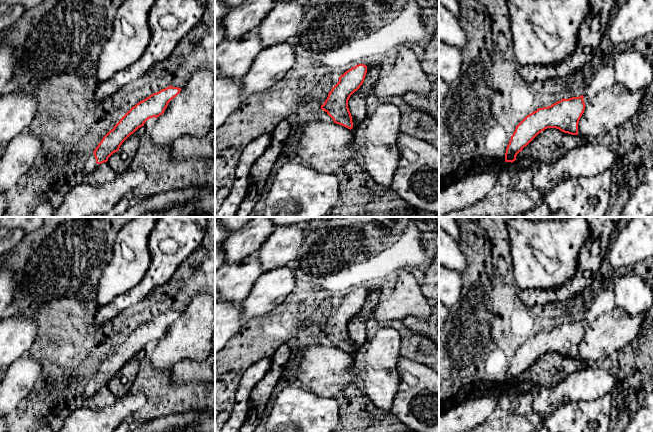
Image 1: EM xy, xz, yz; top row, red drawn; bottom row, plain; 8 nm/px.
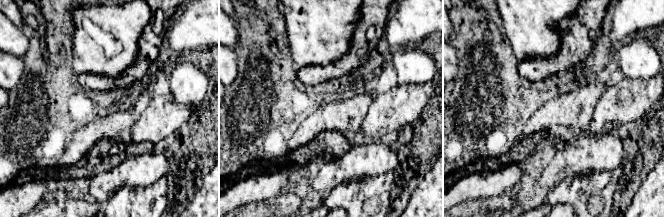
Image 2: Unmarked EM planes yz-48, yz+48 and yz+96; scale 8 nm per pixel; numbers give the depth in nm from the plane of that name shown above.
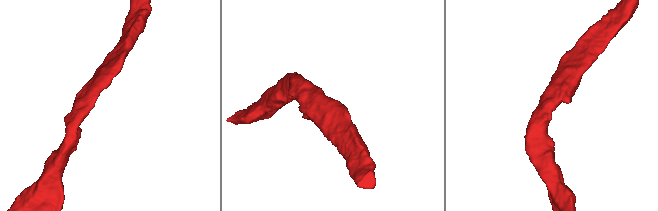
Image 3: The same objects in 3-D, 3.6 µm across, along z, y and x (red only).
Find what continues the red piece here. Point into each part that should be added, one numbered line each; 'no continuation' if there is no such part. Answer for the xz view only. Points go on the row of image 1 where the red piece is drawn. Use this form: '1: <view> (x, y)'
no continuation

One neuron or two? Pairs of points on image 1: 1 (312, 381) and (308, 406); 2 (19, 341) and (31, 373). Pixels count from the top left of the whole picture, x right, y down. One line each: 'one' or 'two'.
1: two
2: two

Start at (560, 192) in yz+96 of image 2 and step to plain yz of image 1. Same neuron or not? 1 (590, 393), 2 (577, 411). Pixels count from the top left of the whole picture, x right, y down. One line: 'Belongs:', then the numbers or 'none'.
Belongs: 2

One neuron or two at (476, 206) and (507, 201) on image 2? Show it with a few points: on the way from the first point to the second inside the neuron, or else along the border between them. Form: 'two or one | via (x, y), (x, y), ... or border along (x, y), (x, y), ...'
one | via (484, 206), (499, 202)

